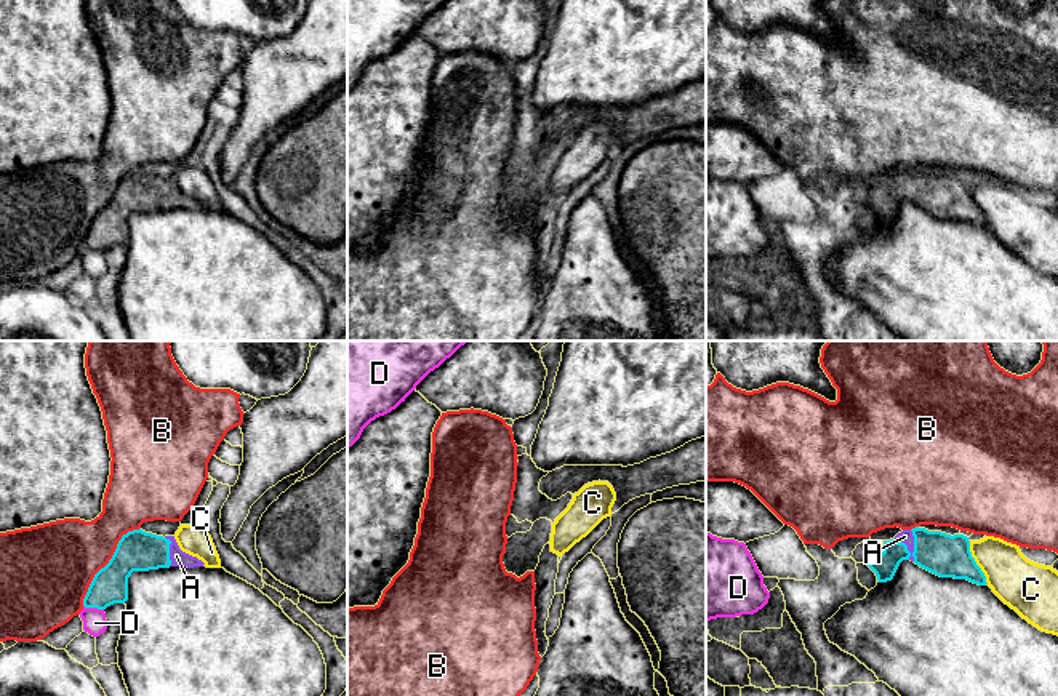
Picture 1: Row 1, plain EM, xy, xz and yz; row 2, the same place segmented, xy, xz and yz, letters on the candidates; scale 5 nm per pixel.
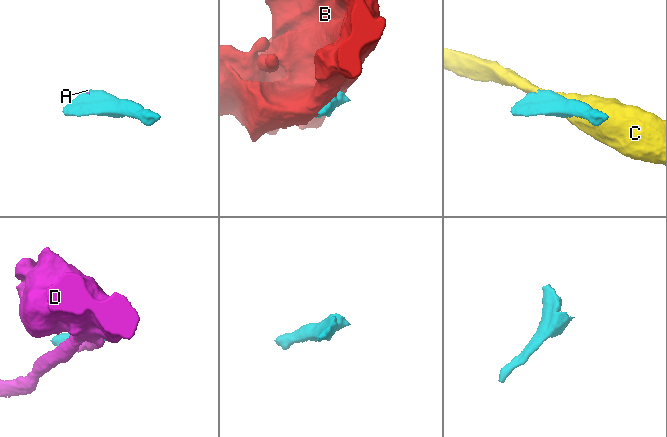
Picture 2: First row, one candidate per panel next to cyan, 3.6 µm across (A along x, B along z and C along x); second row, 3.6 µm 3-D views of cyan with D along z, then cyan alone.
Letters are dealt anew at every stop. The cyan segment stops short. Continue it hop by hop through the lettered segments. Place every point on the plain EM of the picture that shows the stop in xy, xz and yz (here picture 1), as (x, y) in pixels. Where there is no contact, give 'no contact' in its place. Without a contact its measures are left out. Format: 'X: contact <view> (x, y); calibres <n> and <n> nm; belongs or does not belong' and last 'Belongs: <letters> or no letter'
A: contact yz (906, 189); calibres 220 and 70 nm; belongs
B: contact xy (109, 204); calibres 200 and 380 nm; does not belong
C: contact yz (975, 204); calibres 220 and 260 nm; does not belong
D: contact xy (93, 248); calibres 180 and 120 nm; does not belong
Belongs: A

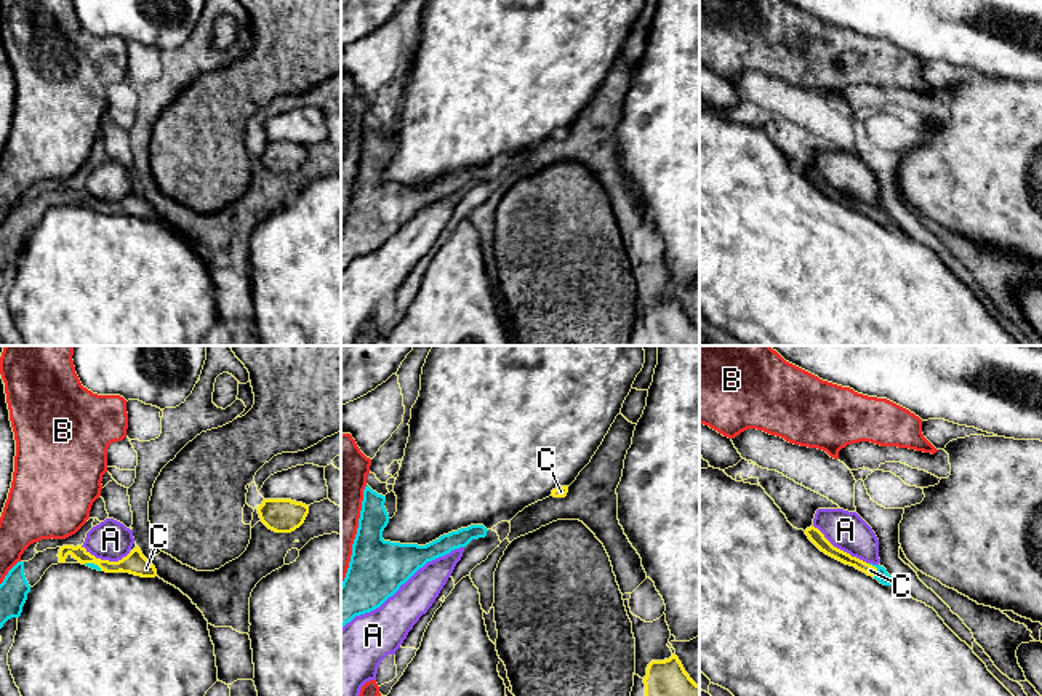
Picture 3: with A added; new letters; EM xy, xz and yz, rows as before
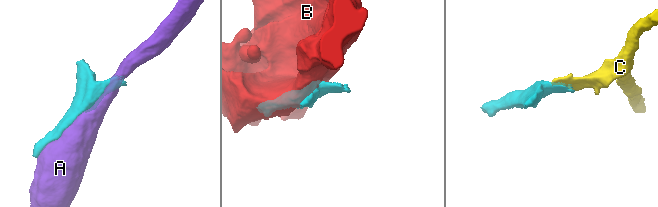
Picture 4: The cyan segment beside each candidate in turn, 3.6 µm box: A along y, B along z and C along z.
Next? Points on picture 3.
A: contact xz (402, 224); calibres 280 and 220 nm; does not belong
B: contact xy (8, 215); calibres 140 and 220 nm; does not belong
C: contact yz (876, 208); calibres 70 and 60 nm; belongs
Belongs: C

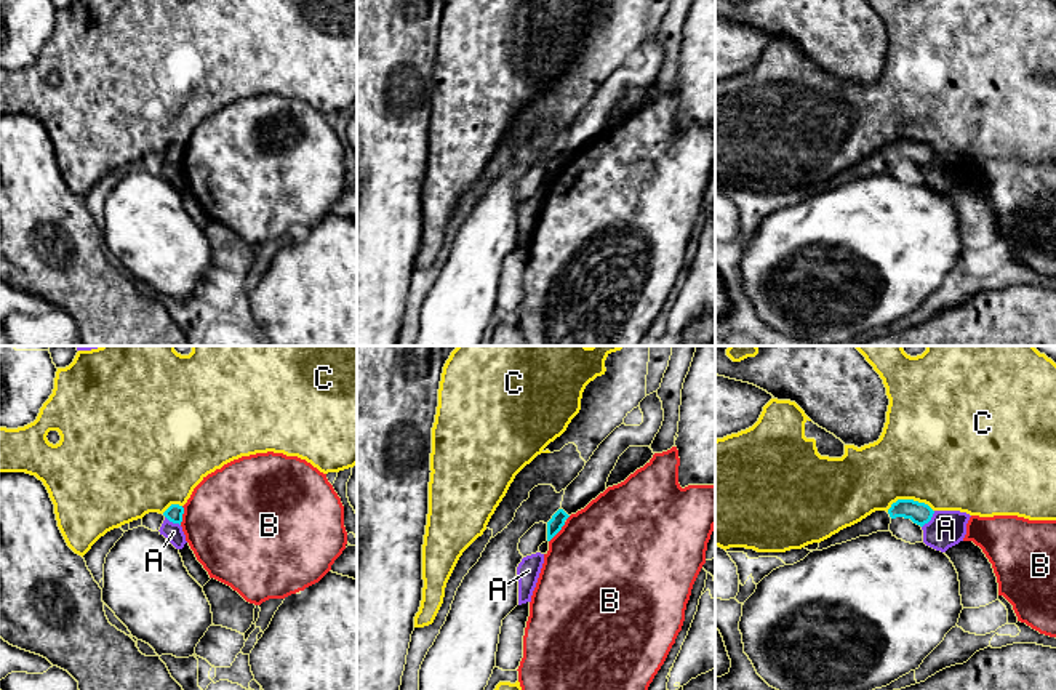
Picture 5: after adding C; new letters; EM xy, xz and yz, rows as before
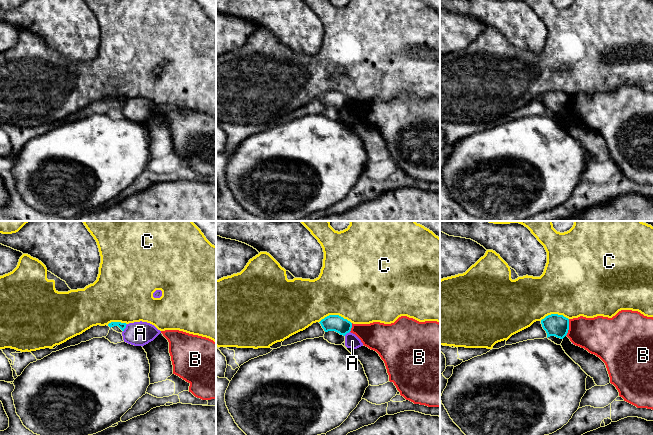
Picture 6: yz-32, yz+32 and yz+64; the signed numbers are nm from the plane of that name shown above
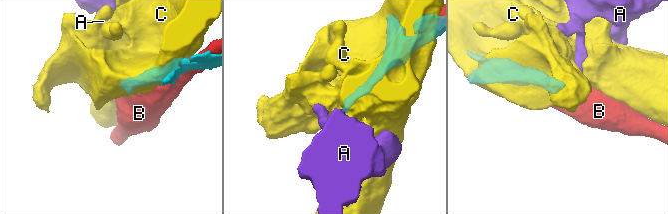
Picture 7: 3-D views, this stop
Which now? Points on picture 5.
A: contact yz (930, 160); calibres 110 and 190 nm; does not belong
B: contact xz (559, 172); calibres 80 and 500 nm; does not belong
C: contact yz (911, 141); calibres 110 and 500 nm; does not belong
Belongs: no letter

